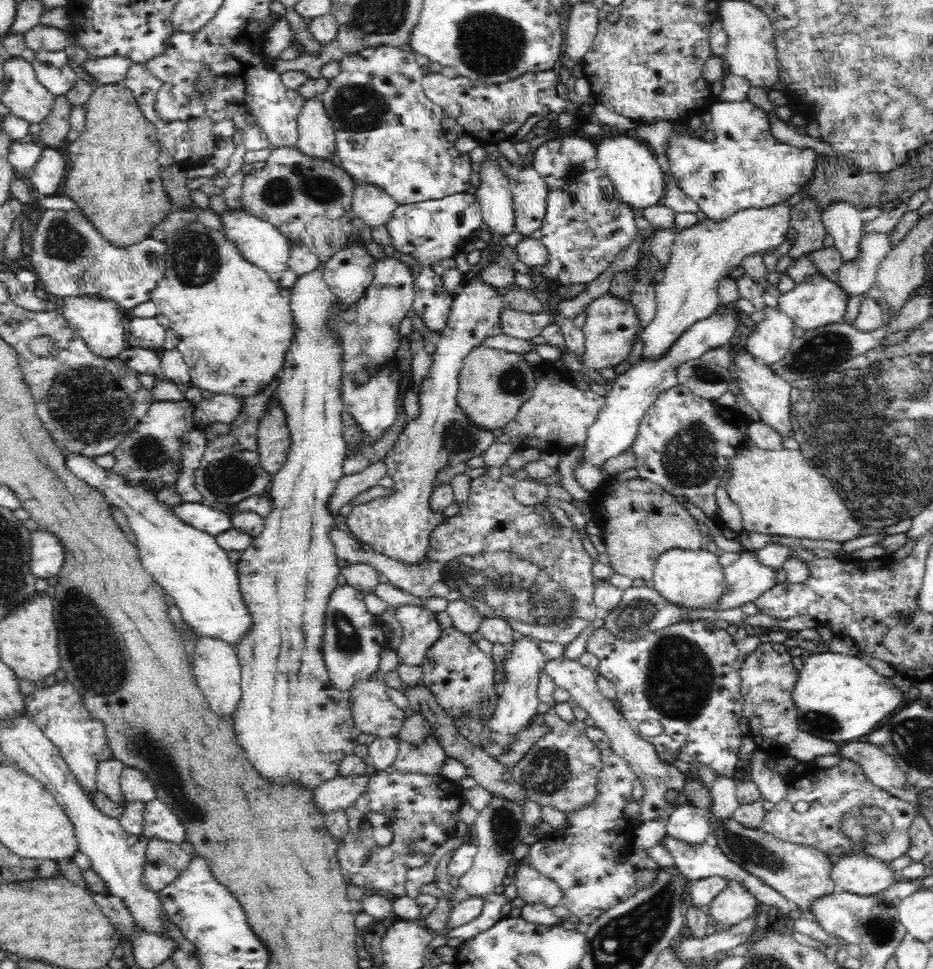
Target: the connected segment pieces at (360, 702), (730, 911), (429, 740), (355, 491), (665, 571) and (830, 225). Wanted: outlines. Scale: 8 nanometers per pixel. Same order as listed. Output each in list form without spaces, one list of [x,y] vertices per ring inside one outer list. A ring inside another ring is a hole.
[[[386,648],[382,653],[381,661],[378,666],[378,672],[374,672],[369,678],[358,680],[350,690],[348,690],[349,707],[353,713],[354,724],[362,733],[371,734],[374,738],[394,738],[398,737],[398,732],[402,728],[406,719],[405,711],[392,703],[392,700],[386,695],[386,683],[384,679],[386,674],[400,664],[396,651]]]
[[[729,880],[726,888],[706,908],[709,918],[721,929],[752,916],[759,906],[756,897],[740,881]]]
[[[434,729],[426,735],[423,743],[417,745],[401,741],[396,761],[392,765],[400,773],[426,773],[428,775],[440,773],[447,755],[436,739]]]
[[[386,456],[370,463],[369,467],[358,474],[345,475],[340,478],[334,494],[328,500],[328,511],[339,514],[340,508],[350,503],[360,492],[368,491],[378,485],[378,481],[387,476]]]
[[[672,548],[658,556],[653,564],[653,577],[651,585],[664,596],[671,604],[681,608],[710,609],[718,602],[725,591],[723,567],[718,563],[721,556],[712,554],[708,550],[684,550]]]
[[[836,201],[821,212],[821,219],[827,232],[833,236],[843,262],[853,261],[859,249],[864,224],[860,210],[848,202]]]

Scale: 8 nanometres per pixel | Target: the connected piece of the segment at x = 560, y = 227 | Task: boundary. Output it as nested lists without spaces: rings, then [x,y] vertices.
[[[559,136],[548,140],[534,152],[531,162],[534,170],[544,179],[548,187],[547,211],[544,222],[539,228],[542,236],[539,239],[547,248],[547,261],[543,265],[528,268],[528,275],[532,272],[541,274],[562,286],[568,284],[592,283],[606,268],[609,268],[616,256],[636,240],[638,227],[634,212],[616,192],[610,177],[604,169],[597,168],[596,147],[586,138],[580,136]]]

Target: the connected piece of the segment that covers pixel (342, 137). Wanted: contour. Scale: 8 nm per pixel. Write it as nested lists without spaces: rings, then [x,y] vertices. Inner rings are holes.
[[[368,47],[356,54],[348,54],[344,56],[340,62],[340,74],[336,78],[329,80],[328,88],[319,95],[327,115],[332,120],[335,129],[336,140],[336,153],[341,160],[341,166],[352,177],[355,186],[358,184],[372,184],[382,188],[388,193],[399,205],[412,204],[415,202],[422,202],[425,200],[440,200],[445,196],[450,196],[454,193],[466,192],[472,185],[470,183],[470,174],[473,172],[472,159],[468,153],[460,153],[455,148],[456,142],[450,142],[446,139],[445,132],[442,128],[442,118],[444,118],[444,111],[442,107],[434,104],[428,96],[425,95],[422,80],[425,74],[423,74],[423,68],[418,65],[416,61],[416,54],[412,52],[404,52],[399,47]]]

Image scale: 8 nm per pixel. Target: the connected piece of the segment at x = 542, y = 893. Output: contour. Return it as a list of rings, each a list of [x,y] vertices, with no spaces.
[[[522,861],[515,871],[511,871],[511,877],[517,887],[517,896],[526,900],[527,904],[560,905],[562,889],[552,879],[541,875],[530,863]]]

